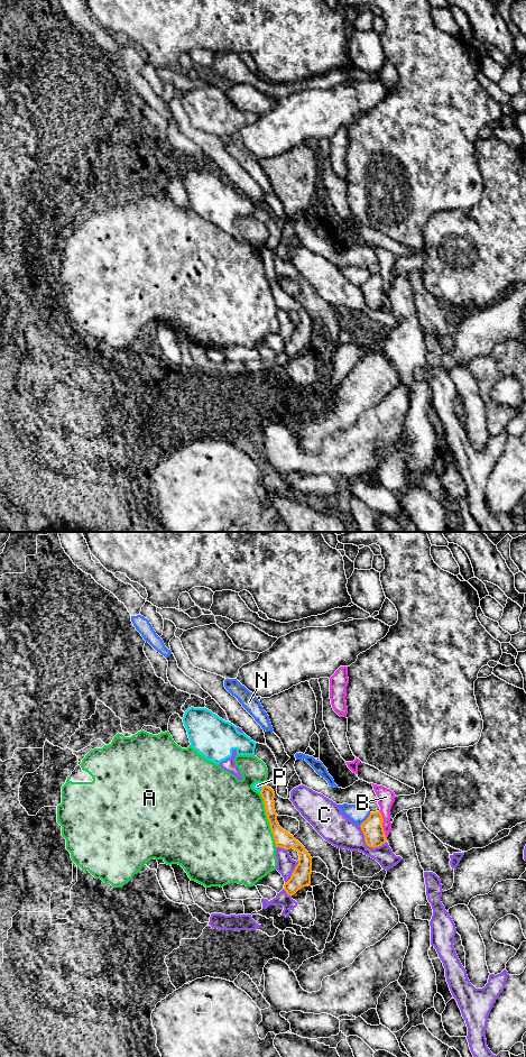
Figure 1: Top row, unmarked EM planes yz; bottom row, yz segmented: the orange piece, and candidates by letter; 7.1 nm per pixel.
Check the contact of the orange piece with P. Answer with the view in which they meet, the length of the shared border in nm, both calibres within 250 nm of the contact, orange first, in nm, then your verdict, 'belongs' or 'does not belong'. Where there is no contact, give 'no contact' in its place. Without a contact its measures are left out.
contact in yz; length 70 nm; calibres 90 and 60 nm; does not belong

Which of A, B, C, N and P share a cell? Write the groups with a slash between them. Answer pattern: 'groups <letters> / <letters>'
groups A / B / C / N / P

